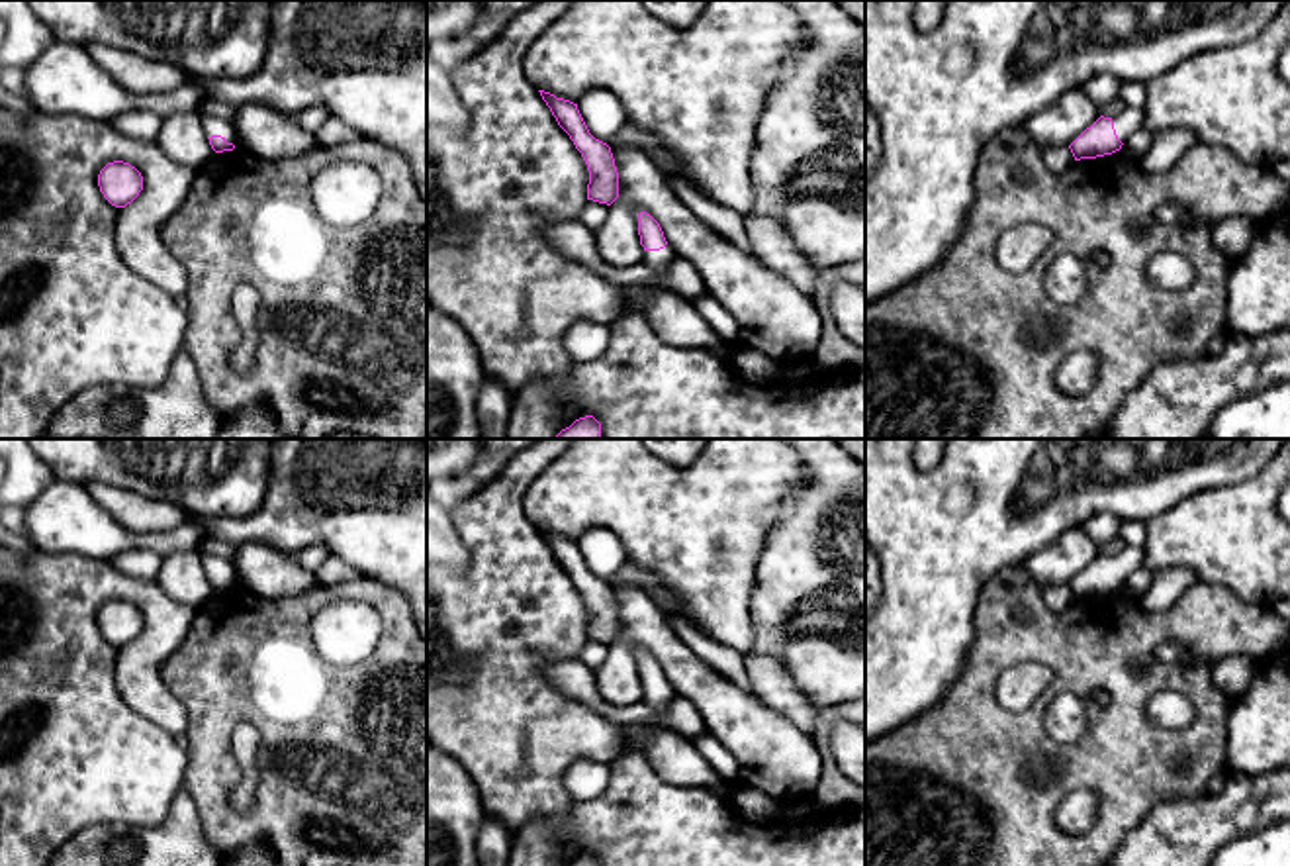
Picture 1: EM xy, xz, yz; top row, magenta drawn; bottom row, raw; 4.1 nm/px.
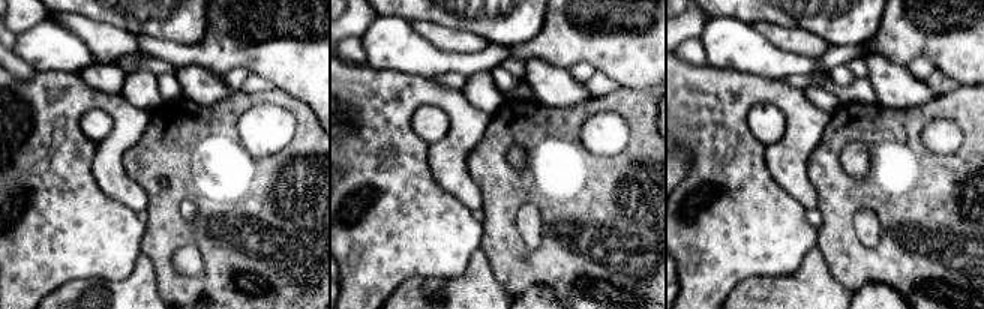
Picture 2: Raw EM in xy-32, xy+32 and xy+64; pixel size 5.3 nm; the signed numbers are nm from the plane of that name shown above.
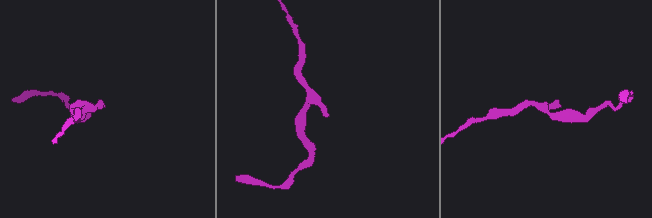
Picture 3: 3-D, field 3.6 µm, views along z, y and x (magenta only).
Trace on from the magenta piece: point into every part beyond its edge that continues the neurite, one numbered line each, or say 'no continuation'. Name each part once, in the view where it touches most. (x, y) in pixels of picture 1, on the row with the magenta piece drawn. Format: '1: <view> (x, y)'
1: xy (212, 124)

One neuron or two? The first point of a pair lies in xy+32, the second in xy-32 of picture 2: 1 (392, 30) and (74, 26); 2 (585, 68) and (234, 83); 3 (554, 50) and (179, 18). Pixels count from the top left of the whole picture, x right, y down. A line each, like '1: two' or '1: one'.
1: two
2: one
3: two

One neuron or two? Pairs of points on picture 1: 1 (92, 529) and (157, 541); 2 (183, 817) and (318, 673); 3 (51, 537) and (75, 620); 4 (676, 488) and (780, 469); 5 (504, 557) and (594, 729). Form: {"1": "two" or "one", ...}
{"1": "one", "2": "two", "3": "two", "4": "one", "5": "one"}

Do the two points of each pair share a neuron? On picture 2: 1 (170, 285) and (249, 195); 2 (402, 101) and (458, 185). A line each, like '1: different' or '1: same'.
1: same
2: same

